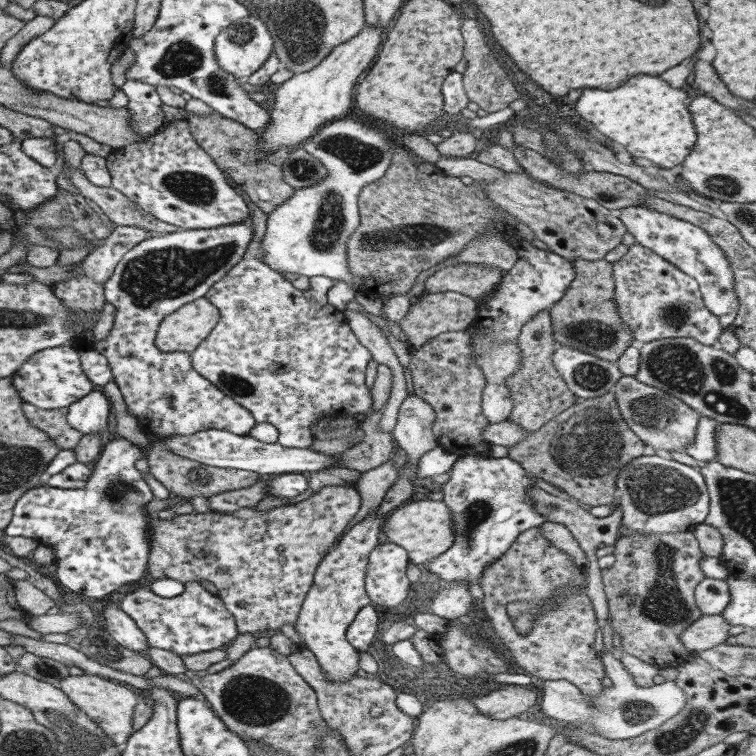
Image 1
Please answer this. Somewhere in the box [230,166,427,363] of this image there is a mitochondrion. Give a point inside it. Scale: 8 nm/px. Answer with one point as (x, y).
(330, 223)

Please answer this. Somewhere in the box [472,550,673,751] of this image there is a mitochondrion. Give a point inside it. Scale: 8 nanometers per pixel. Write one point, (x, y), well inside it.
(636, 713)

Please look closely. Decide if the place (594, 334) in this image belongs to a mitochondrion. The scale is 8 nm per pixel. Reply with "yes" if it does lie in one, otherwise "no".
yes

